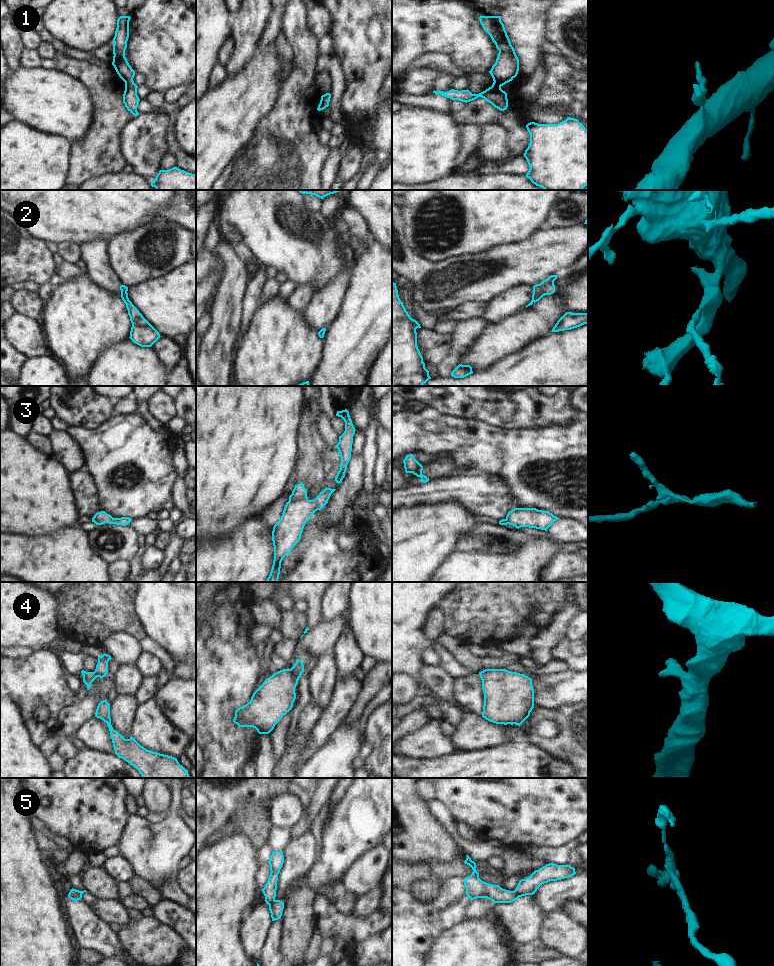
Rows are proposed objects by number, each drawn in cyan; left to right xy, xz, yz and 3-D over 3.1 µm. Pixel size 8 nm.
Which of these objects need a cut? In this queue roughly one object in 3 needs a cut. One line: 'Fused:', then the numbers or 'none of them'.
Fused: 3, 4, 5

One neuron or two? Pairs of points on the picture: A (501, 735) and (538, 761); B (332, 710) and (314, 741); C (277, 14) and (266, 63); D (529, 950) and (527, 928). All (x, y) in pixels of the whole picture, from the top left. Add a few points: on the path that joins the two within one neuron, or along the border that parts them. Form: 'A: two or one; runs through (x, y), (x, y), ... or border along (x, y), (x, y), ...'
A: two; border along (508, 741), (494, 747), (485, 748)
B: one; runs through (331, 718), (320, 733)
C: two; border along (272, 43), (262, 50), (256, 48)
D: two; border along (538, 938), (528, 943), (522, 943), (517, 947)

